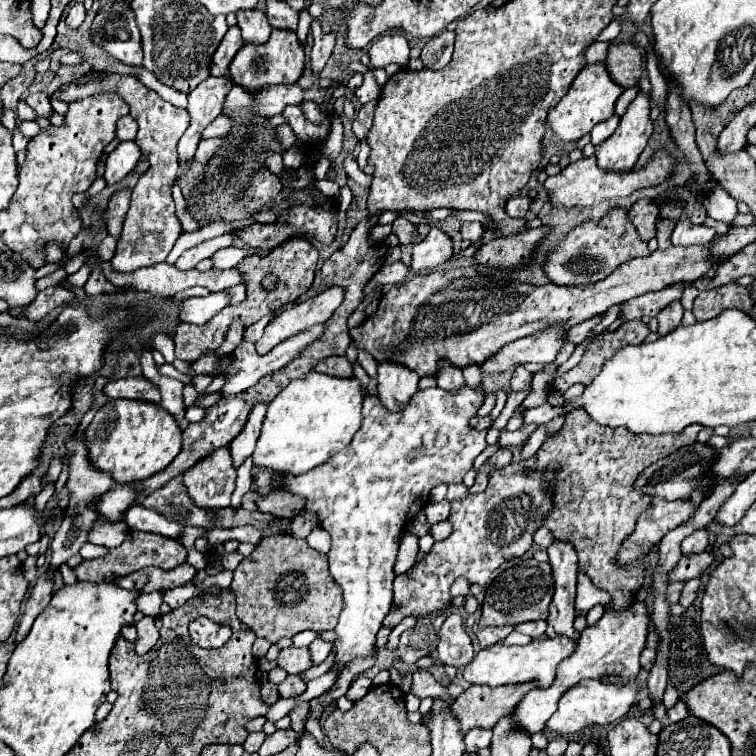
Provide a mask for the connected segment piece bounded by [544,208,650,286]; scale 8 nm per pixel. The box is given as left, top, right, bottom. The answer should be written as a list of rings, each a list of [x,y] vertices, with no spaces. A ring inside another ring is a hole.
[[[612,208],[602,220],[584,222],[584,224],[576,226],[562,240],[558,250],[548,256],[548,262],[544,264],[546,276],[554,284],[566,284],[566,286],[570,286],[570,284],[592,284],[592,282],[598,282],[598,280],[606,278],[608,274],[612,274],[624,262],[638,258],[638,256],[648,256],[650,254],[648,244],[638,236],[632,222],[628,222],[622,216],[628,216],[626,210]]]

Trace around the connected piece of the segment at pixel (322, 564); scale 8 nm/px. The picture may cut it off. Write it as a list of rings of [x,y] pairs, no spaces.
[[[276,534],[264,538],[264,552],[252,552],[234,570],[230,590],[236,596],[238,618],[254,630],[256,636],[270,640],[272,644],[280,638],[292,638],[304,630],[334,630],[338,622],[338,610],[342,608],[342,590],[336,586],[328,572],[328,558],[322,552],[308,548],[306,540],[292,538],[290,534]]]

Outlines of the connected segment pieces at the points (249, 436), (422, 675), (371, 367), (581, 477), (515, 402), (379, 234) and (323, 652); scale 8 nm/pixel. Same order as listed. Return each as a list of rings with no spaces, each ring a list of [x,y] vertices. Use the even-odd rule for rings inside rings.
[[[258,402],[258,406],[252,408],[248,422],[244,424],[244,430],[230,442],[230,452],[232,452],[232,460],[234,460],[234,468],[238,468],[252,452],[256,446],[256,440],[260,436],[262,430],[262,422],[266,416],[266,402]]]
[[[416,670],[412,674],[410,694],[418,696],[420,700],[428,698],[428,696],[432,696],[432,698],[446,698],[446,688],[442,688],[428,670]]]
[[[358,350],[358,362],[362,364],[362,368],[366,370],[366,374],[368,374],[370,378],[376,378],[376,366],[378,366],[378,362],[374,360],[374,356],[372,356],[370,352]]]
[[[572,410],[564,420],[562,430],[540,446],[536,454],[536,470],[554,472],[556,482],[552,488],[554,508],[544,516],[542,526],[548,528],[556,540],[568,538],[568,542],[576,546],[578,574],[586,574],[596,588],[606,590],[612,596],[610,604],[604,606],[606,610],[628,610],[648,574],[644,564],[616,564],[616,554],[624,538],[634,532],[636,518],[652,504],[648,496],[634,490],[634,480],[656,460],[672,454],[680,446],[692,444],[700,430],[702,426],[688,426],[680,434],[660,436],[626,432],[620,440],[616,430],[600,426],[588,418],[584,410]]]
[[[530,389],[511,393],[507,398],[506,406],[504,407],[498,418],[495,420],[492,427],[497,430],[504,428],[510,417],[514,414],[515,409],[522,404],[529,393]]]
[[[386,224],[386,225],[376,225],[374,226],[370,233],[369,233],[369,239],[372,241],[382,242],[392,231],[392,225]]]
[[[316,638],[316,640],[314,640],[312,644],[310,644],[310,654],[312,654],[312,666],[318,666],[320,662],[324,662],[324,660],[328,658],[330,650],[332,650],[330,642],[326,642],[326,640],[320,640],[320,638]]]

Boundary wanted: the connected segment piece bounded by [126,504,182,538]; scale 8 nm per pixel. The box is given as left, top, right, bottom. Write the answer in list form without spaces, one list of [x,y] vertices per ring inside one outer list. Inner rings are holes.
[[[140,504],[132,506],[126,512],[126,524],[132,530],[154,532],[154,534],[160,534],[160,536],[166,536],[166,538],[178,538],[180,530],[182,530],[182,524],[172,522],[172,520],[156,514],[154,510],[148,510],[148,508],[140,506]]]

